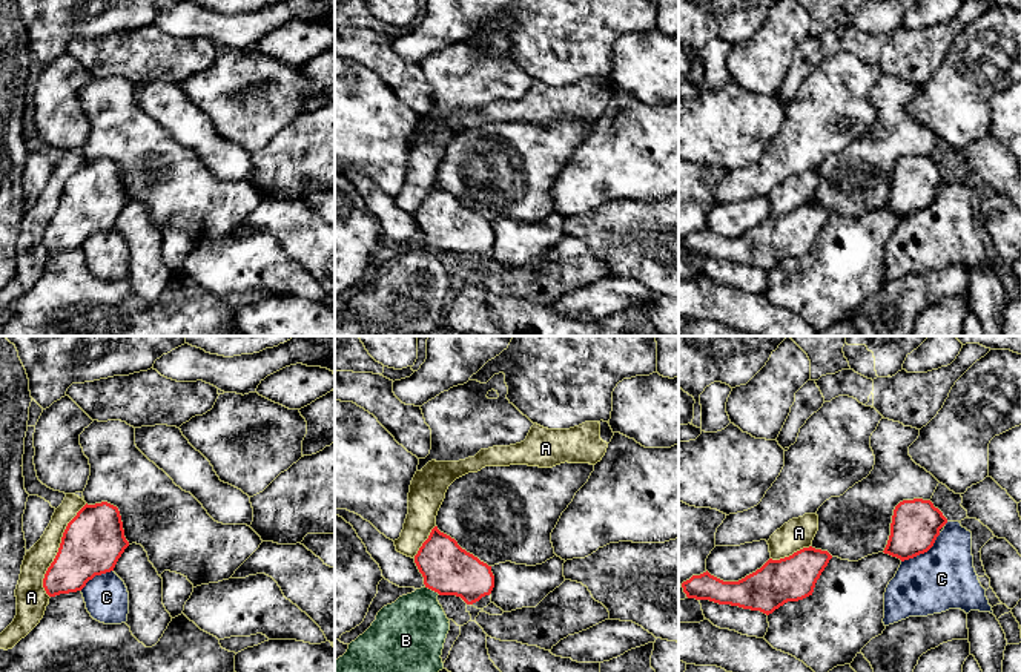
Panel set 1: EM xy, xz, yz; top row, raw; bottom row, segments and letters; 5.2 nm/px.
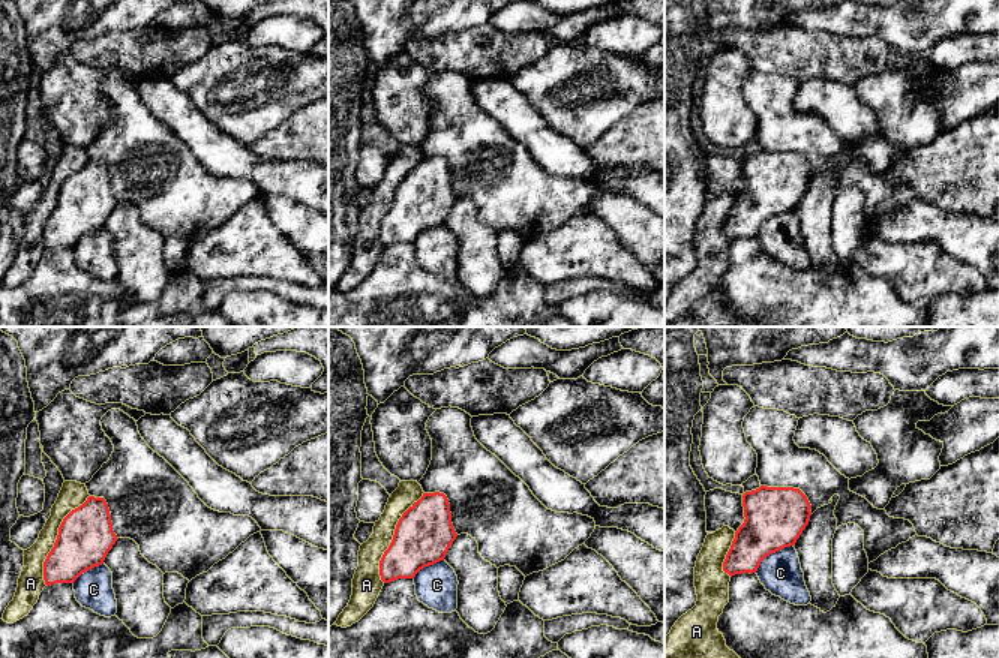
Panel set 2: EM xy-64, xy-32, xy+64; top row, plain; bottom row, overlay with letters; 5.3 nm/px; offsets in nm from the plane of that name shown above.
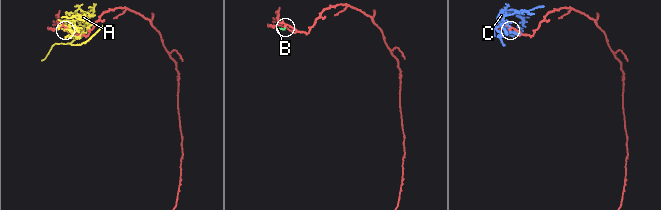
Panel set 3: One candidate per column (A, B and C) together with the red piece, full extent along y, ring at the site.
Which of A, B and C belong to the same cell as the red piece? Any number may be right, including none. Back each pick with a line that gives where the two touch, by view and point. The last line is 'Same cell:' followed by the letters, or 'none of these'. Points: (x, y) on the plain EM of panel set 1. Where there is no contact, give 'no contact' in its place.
B: contact xz (432, 246)
Same cell: B

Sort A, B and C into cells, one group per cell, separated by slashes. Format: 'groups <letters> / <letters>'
groups A / B / C

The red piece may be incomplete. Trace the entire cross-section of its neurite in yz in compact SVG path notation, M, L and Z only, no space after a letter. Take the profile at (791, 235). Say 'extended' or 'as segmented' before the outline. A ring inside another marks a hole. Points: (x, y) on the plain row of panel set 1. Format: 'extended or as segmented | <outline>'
as segmented | M812 203L789 213L769 215L760 226L738 238L723 238L708 227L682 239L688 255L709 256L766 272L788 258L812 252L817 236L832 212Z

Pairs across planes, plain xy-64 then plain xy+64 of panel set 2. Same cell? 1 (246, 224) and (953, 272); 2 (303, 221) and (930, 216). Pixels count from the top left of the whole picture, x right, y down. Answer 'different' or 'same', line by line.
1: same
2: same

